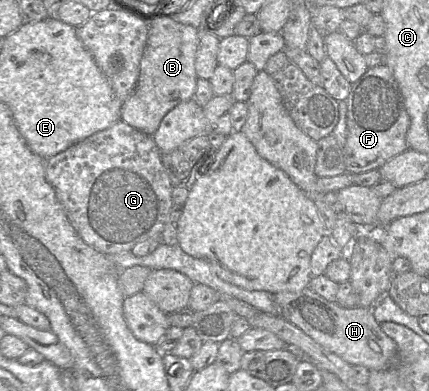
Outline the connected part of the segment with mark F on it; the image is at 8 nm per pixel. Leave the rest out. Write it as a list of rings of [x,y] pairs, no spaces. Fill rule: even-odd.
[[[386,64],[368,68],[364,75],[352,84],[346,103],[347,138],[343,148],[345,173],[360,174],[378,169],[389,159],[409,149],[406,134],[410,126],[410,117],[399,84]]]

